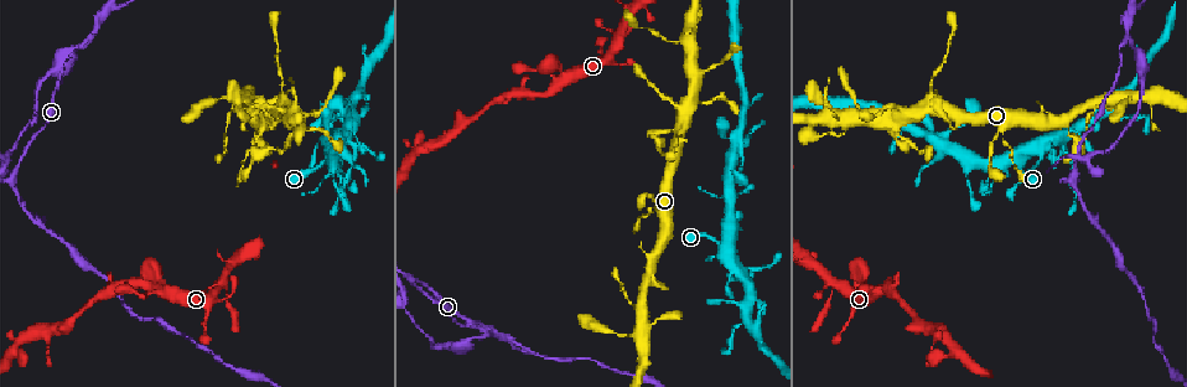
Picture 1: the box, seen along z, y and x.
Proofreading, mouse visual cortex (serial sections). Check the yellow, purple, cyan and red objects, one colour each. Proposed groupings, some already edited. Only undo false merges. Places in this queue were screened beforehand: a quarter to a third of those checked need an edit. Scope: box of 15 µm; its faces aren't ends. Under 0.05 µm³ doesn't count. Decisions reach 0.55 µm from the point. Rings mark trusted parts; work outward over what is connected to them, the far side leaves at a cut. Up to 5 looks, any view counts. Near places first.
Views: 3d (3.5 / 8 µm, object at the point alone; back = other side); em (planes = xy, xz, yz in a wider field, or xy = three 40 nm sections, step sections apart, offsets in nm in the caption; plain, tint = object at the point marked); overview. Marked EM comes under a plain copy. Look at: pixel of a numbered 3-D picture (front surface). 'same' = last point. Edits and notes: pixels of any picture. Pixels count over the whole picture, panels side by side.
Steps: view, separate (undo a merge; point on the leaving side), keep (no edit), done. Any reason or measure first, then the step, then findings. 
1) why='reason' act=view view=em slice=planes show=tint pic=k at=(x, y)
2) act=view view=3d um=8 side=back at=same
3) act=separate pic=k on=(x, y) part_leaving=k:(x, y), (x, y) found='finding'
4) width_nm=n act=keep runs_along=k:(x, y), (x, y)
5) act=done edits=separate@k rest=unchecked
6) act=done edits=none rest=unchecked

why='a fork' act=view view=3d um=8 side=back pic=1 at=(1075, 171)

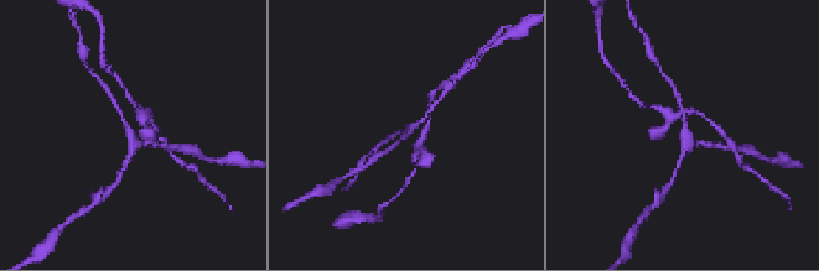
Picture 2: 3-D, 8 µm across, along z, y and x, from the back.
arms=3 arm_widths_nm=150,150,150 why='need the tissue' act=view view=em slice=xy step=1 show=tint pic=2 at=(683, 138)

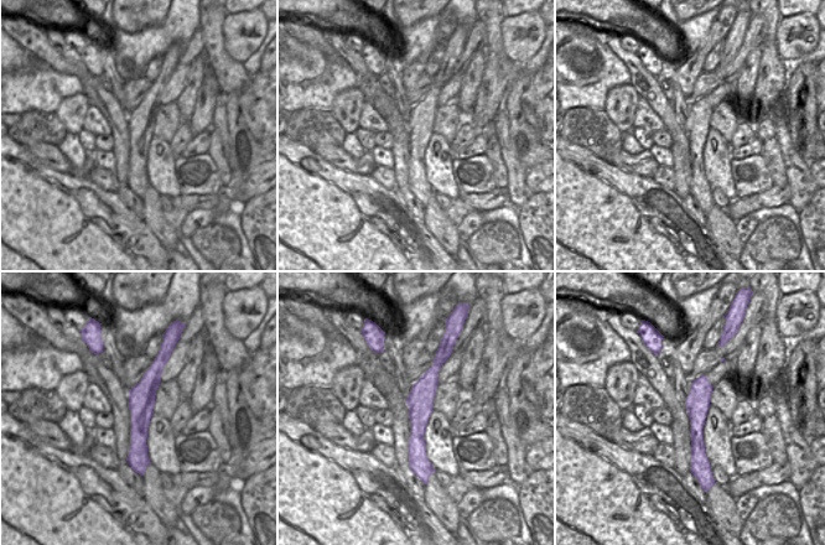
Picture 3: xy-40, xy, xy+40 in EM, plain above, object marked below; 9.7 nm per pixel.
act=keep runs_along=2:(115, 104), (130, 133), (124, 168) found='one cell here'

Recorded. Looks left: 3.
act=view view=3d um=3.5 pic=1 at=(281, 86)

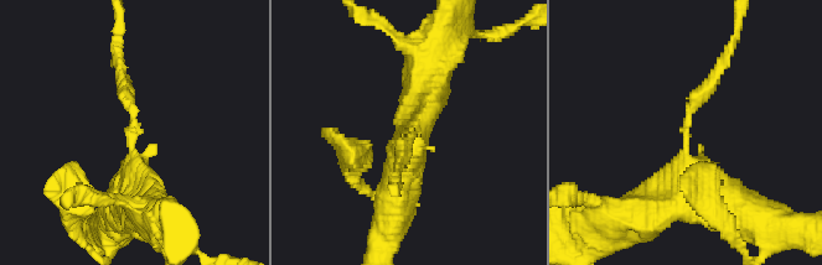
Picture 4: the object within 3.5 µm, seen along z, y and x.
arm_widths_nm=200,500 why='shape alone is not enough' act=view view=em slice=xy step=5 show=tint pic=4 at=(135, 139)

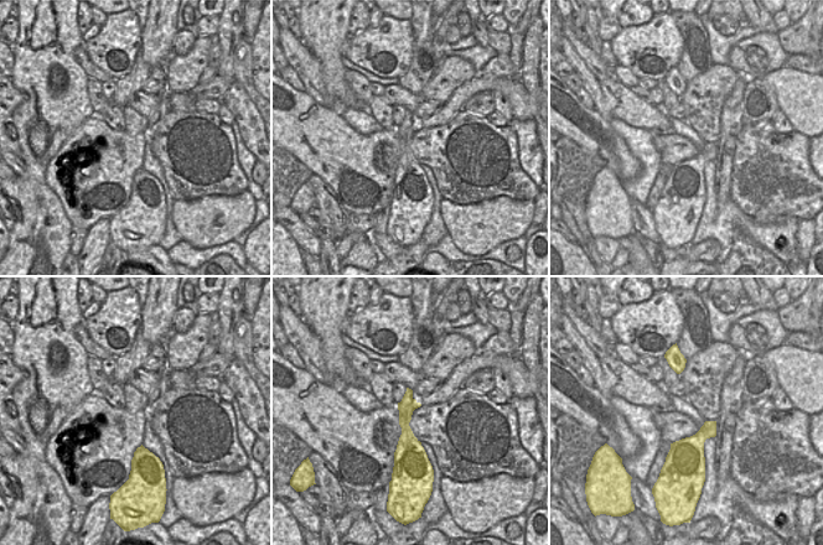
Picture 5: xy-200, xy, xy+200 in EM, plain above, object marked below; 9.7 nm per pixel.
act=keep runs_along=4:(124, 202), (133, 107), (120, 65) found='continuous, no second cell'

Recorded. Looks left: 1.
act=done edits=none rest=unchecked

